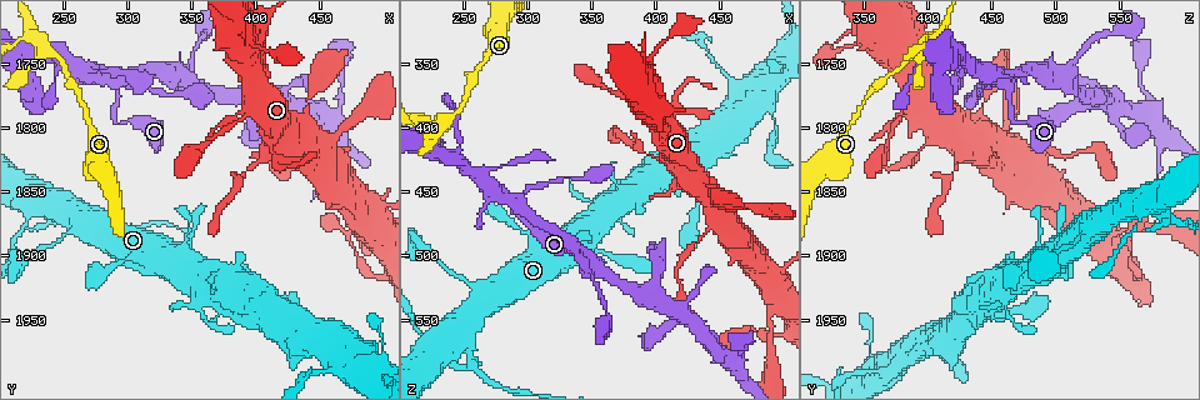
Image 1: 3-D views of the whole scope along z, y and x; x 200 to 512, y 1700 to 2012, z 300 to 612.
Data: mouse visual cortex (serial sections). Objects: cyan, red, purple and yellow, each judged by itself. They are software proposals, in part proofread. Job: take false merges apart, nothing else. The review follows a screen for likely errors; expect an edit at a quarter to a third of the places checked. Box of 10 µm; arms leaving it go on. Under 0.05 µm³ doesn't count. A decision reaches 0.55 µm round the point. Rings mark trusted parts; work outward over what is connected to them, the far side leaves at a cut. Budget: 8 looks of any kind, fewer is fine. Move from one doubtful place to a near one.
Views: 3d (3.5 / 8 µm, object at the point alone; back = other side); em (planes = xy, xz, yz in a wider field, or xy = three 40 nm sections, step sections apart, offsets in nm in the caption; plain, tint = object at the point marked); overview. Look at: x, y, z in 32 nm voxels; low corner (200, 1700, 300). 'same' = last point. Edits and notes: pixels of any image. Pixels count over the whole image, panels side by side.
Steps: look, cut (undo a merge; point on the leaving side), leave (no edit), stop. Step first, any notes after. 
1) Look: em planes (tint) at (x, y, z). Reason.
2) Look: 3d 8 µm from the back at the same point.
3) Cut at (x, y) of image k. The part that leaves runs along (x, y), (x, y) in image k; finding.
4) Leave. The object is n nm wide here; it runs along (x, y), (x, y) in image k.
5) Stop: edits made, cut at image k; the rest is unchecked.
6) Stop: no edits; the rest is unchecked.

Look: 3d 3.5 µm at (226, 1862, 568). Sharp bend.

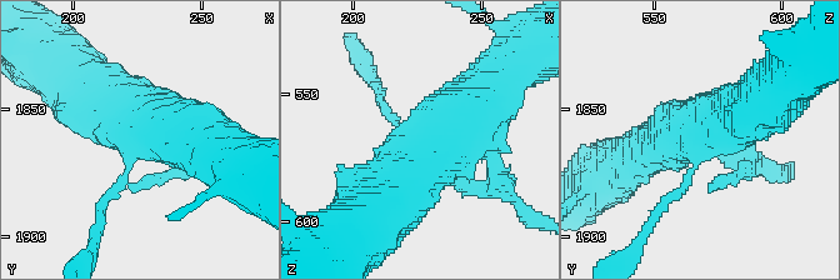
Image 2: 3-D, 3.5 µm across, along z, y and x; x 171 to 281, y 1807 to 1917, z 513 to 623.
Look: em xy step 3 (plain) at (225, 1862, 566). Now the EM.

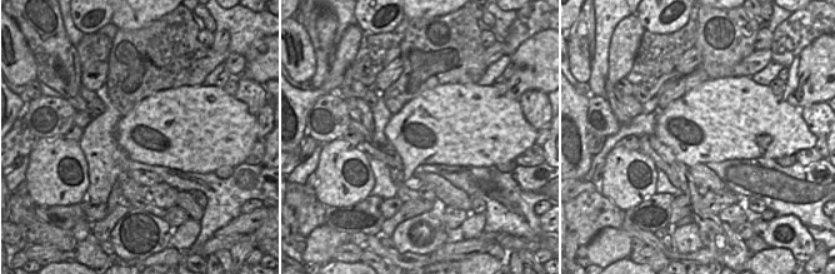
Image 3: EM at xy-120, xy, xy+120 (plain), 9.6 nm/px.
Look: em xy step 3 (tint) at the same point.

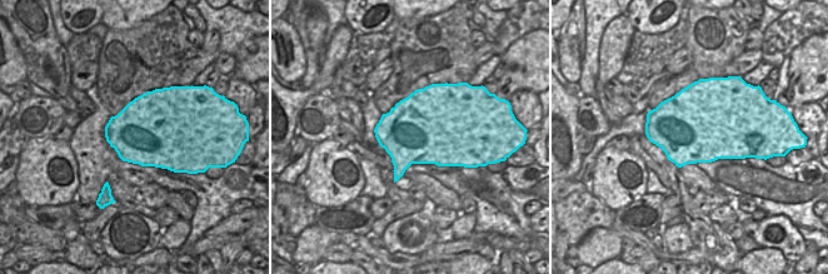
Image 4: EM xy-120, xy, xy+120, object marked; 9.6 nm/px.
Leave. It runs along (205, 145), (144, 134), (101, 206) in image 2; all the same cell.

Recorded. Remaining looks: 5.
Look: 3d 3.5 µm at (288, 1796, 466). Abrupt turn.

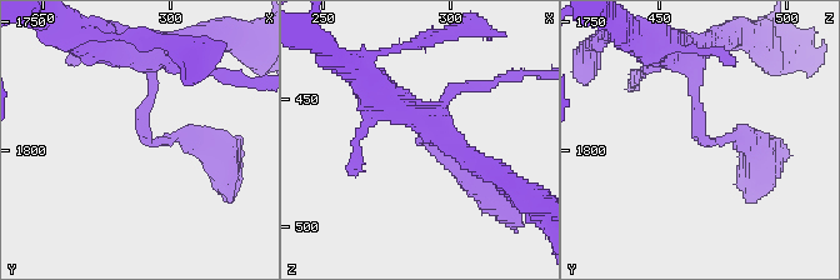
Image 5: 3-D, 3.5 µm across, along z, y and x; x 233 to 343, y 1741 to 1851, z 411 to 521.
Look: em xy step 5 (tint) at (290, 1795, 468).

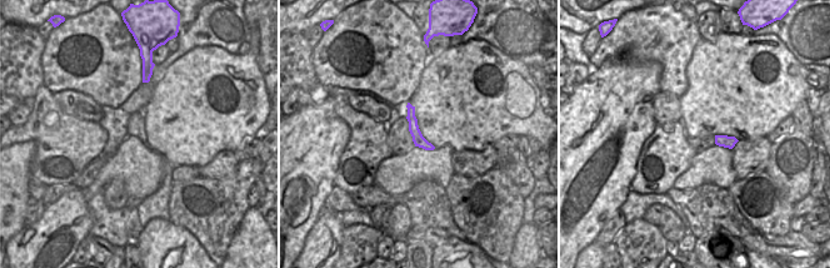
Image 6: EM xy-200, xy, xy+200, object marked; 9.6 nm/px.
Leave. It runs along (753, 145), (701, 138), (693, 56) in image 5; all the same cell.

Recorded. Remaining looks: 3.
Look: 3d 3.5 µm at (492, 1916, 564). Two arms in line, one across.

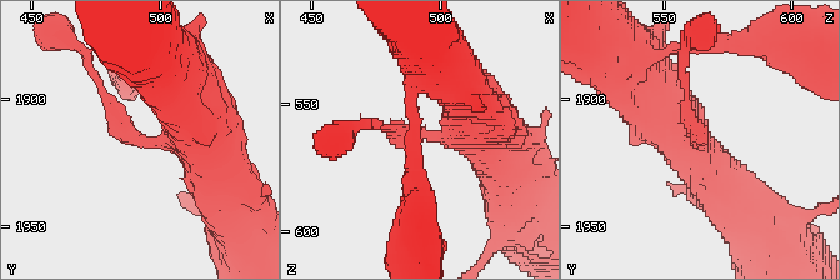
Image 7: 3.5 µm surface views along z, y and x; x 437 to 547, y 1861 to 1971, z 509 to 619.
Look: em xy step 5 (tint) at (494, 1917, 563). 3 arms meet here; the arms are 100, 250, 700 nm wide; need the tissue.

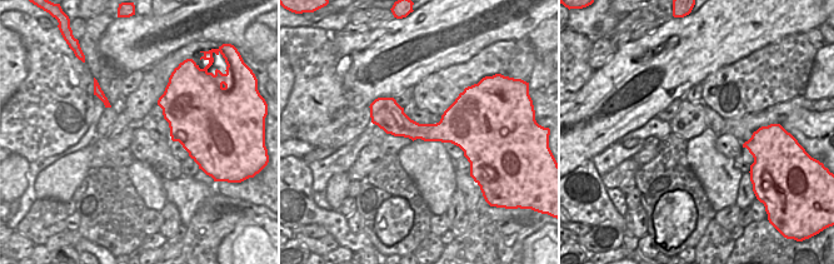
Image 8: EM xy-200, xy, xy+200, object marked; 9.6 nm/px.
Look: em xy step 3 (tint) at the same point. Cut it another way.

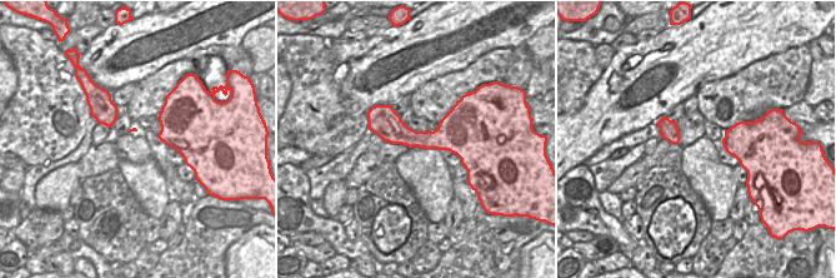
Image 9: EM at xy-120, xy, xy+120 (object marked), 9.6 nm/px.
Leave. It runs along (189, 103), (96, 76) in image 7; continuous, no second cell.

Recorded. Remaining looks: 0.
Stop: no edits; the rest is unchecked.

